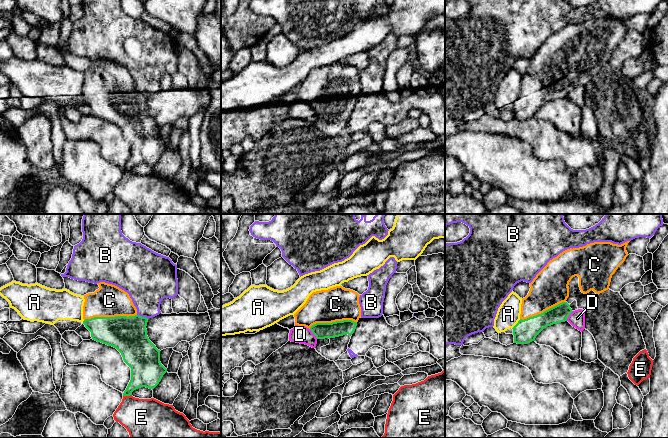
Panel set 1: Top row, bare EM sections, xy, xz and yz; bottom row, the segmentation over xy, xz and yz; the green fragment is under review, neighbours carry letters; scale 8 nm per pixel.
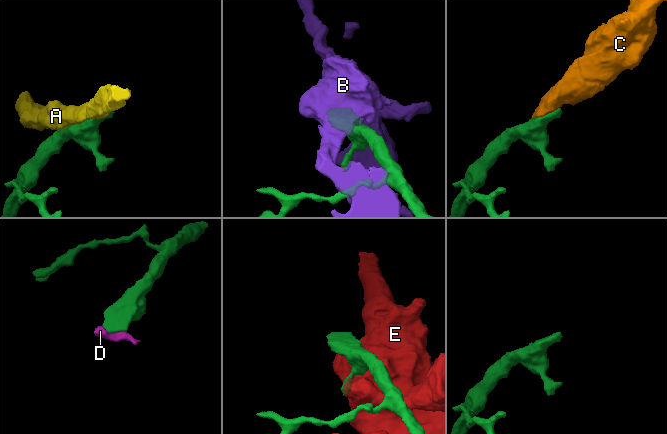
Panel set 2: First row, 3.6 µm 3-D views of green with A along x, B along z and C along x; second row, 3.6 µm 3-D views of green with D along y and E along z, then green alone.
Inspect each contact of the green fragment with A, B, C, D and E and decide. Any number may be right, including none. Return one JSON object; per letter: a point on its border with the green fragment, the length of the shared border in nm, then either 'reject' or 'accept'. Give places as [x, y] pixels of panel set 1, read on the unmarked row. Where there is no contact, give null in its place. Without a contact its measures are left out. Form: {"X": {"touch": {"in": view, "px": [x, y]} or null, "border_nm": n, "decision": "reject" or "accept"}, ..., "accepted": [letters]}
{"A": {"touch": {"in": "yz", "px": [516, 100]}, "border_nm": 100, "decision": "reject"}, "B": {"touch": {"in": "xy", "px": [143, 93]}, "border_nm": 100, "decision": "reject"}, "C": {"touch": {"in": "xy", "px": [110, 93]}, "border_nm": 420, "decision": "accept"}, "D": {"touch": {"in": "xz", "px": [313, 109]}, "border_nm": 100, "decision": "reject"}, "E": {"touch": {"in": "xy", "px": [127, 171]}, "border_nm": 70, "decision": "reject"}, "accepted": ["C"]}

